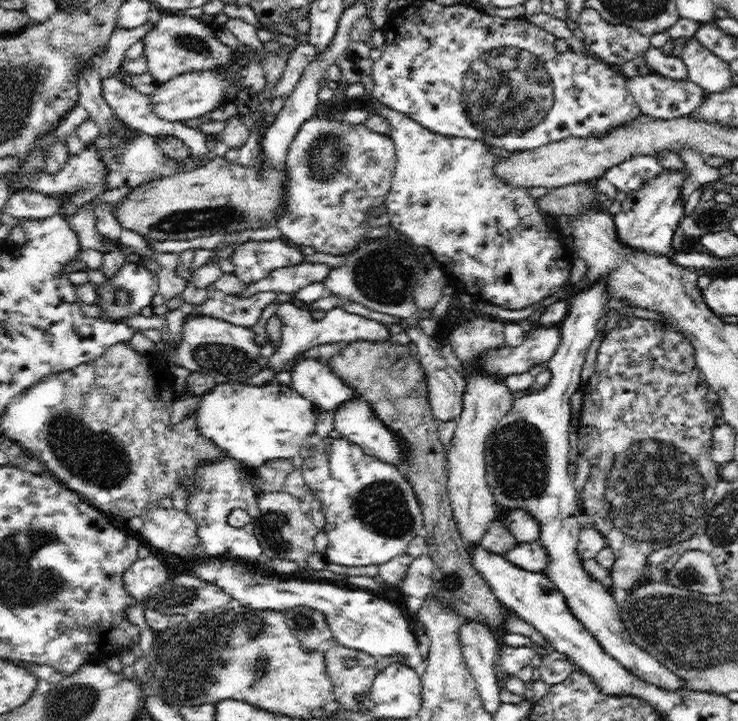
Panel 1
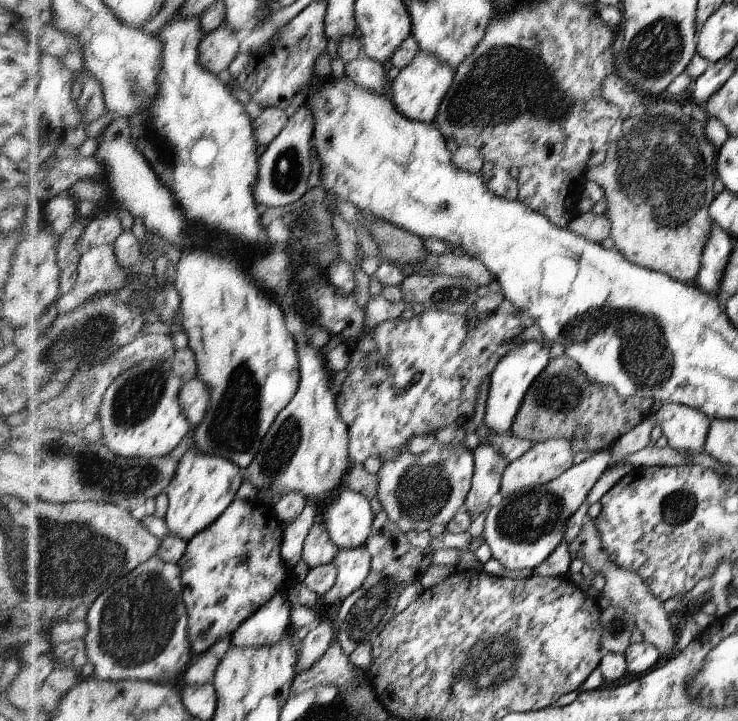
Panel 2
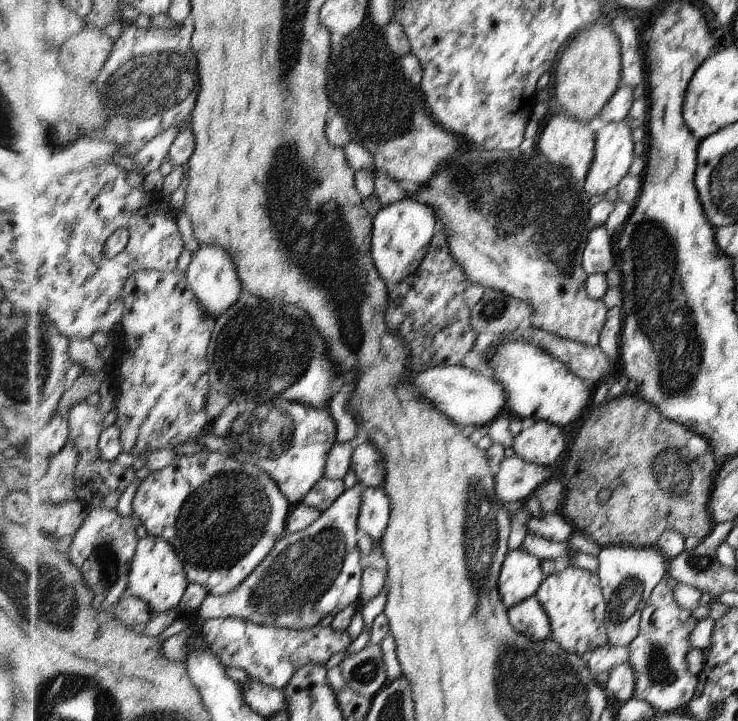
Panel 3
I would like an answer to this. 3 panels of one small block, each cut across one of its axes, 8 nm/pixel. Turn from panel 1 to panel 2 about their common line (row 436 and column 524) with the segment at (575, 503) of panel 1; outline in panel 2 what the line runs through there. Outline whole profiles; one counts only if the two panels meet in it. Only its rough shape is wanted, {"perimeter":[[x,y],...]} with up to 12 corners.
{"perimeter":[[606,446],[550,485],[497,498],[484,543],[534,570],[610,466]]}

